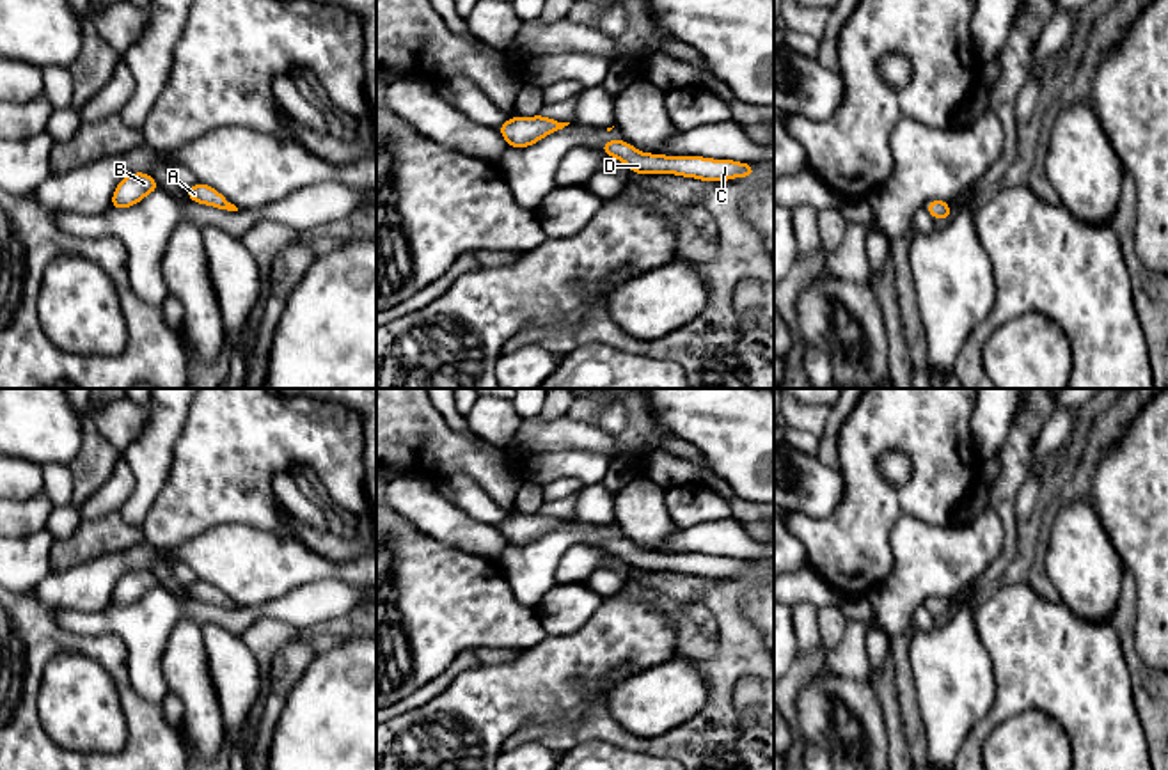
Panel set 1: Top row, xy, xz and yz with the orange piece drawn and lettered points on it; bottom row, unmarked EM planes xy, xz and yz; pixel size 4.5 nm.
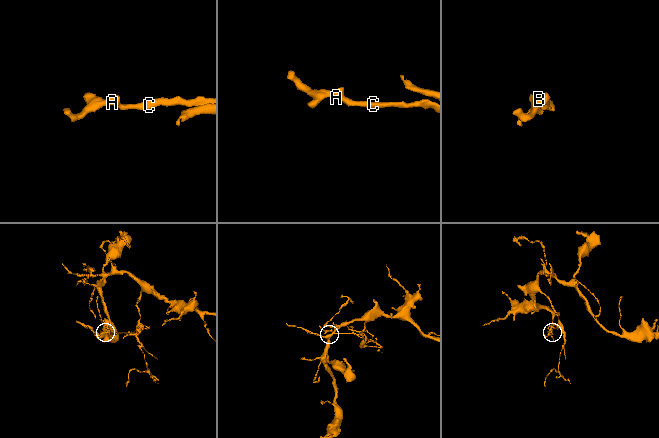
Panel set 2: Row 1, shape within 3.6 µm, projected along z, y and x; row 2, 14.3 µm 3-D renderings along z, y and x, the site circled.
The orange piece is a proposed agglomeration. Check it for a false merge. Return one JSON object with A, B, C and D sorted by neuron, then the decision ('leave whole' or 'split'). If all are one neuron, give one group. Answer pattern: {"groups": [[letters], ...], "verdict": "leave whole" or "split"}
{"groups": [["A", "B", "C", "D"]], "verdict": "leave whole"}

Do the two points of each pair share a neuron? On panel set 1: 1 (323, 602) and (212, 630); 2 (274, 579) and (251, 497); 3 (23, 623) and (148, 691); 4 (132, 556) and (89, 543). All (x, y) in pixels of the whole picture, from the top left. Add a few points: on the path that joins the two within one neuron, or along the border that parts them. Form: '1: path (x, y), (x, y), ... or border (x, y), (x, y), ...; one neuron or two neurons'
1: border (203, 623), (220, 623), (238, 636); two neurons
2: border (219, 524), (251, 524), (286, 536); two neurons
3: border (121, 641), (128, 683), (158, 703); two neurons
4: border (144, 540), (134, 547), (107, 552), (78, 565); two neurons

